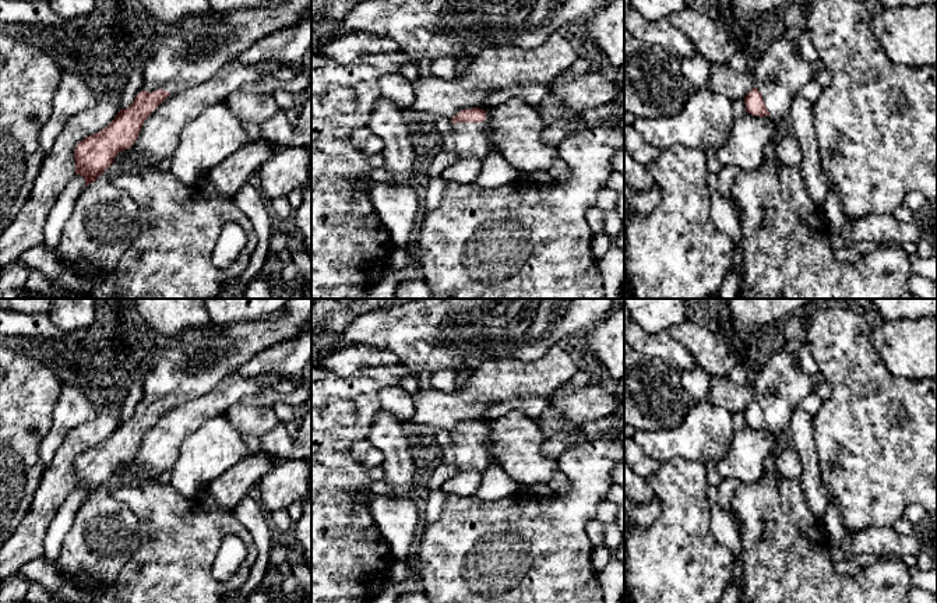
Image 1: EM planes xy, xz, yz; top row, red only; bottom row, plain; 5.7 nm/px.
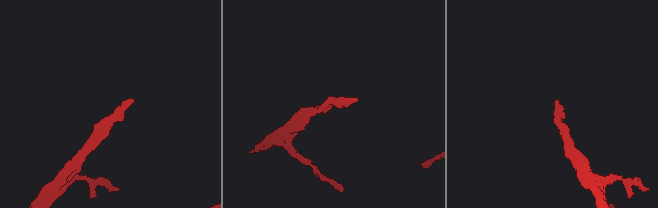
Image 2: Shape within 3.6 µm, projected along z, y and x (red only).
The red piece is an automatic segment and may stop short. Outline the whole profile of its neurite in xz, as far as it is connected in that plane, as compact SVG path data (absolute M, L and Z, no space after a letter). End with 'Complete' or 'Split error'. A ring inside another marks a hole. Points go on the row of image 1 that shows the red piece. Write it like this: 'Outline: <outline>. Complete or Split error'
Outline: M479 107L464 109L451 119L452 130L444 140L444 149L454 152L459 159L478 158L485 161L496 148L486 133L486 110Z. Split error

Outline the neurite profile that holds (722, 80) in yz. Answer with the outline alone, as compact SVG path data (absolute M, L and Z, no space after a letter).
M712 63L707 75L707 89L723 95L732 102L744 99L755 88L757 80L751 70L735 71L728 64Z

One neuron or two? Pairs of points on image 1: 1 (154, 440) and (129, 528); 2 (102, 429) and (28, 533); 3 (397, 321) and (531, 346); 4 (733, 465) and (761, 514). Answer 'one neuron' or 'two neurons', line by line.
1: one neuron
2: one neuron
3: one neuron
4: two neurons

